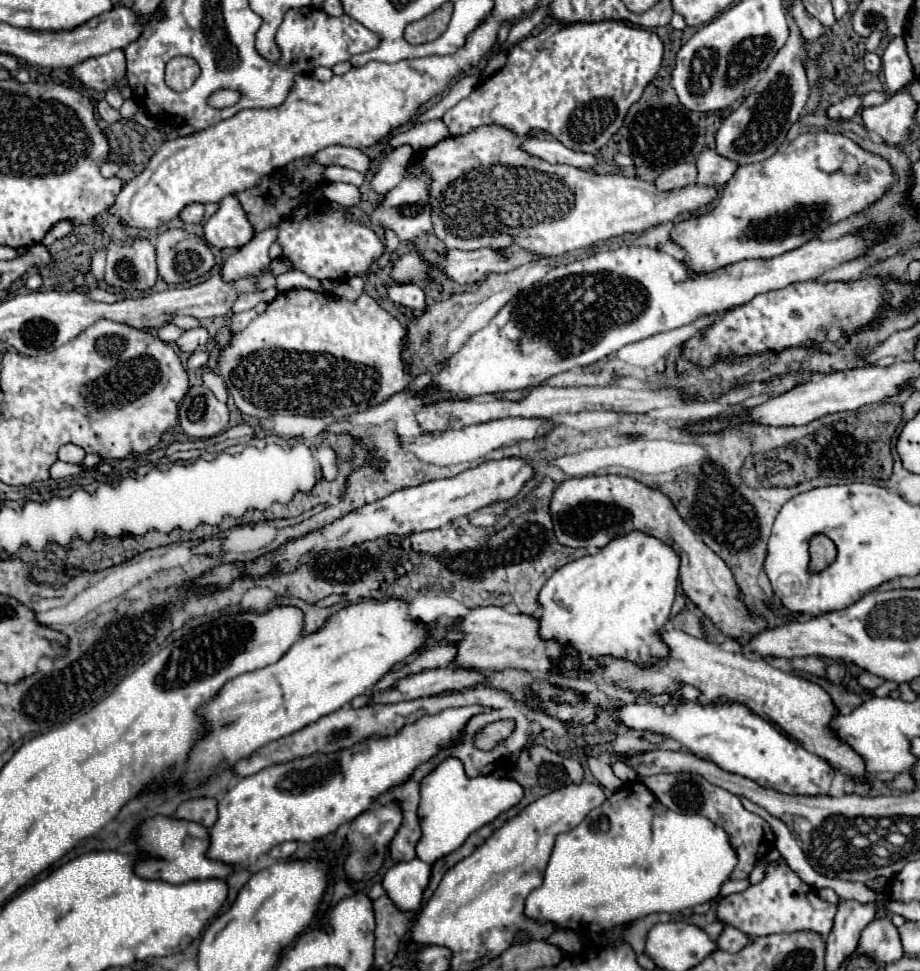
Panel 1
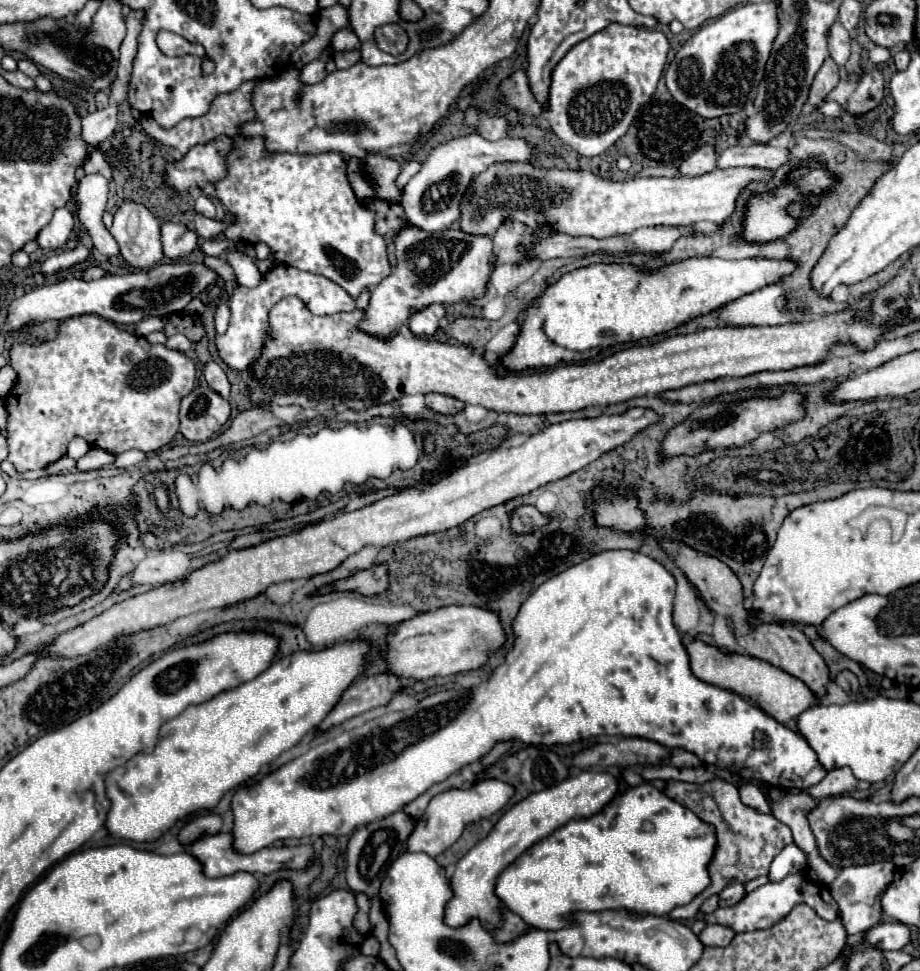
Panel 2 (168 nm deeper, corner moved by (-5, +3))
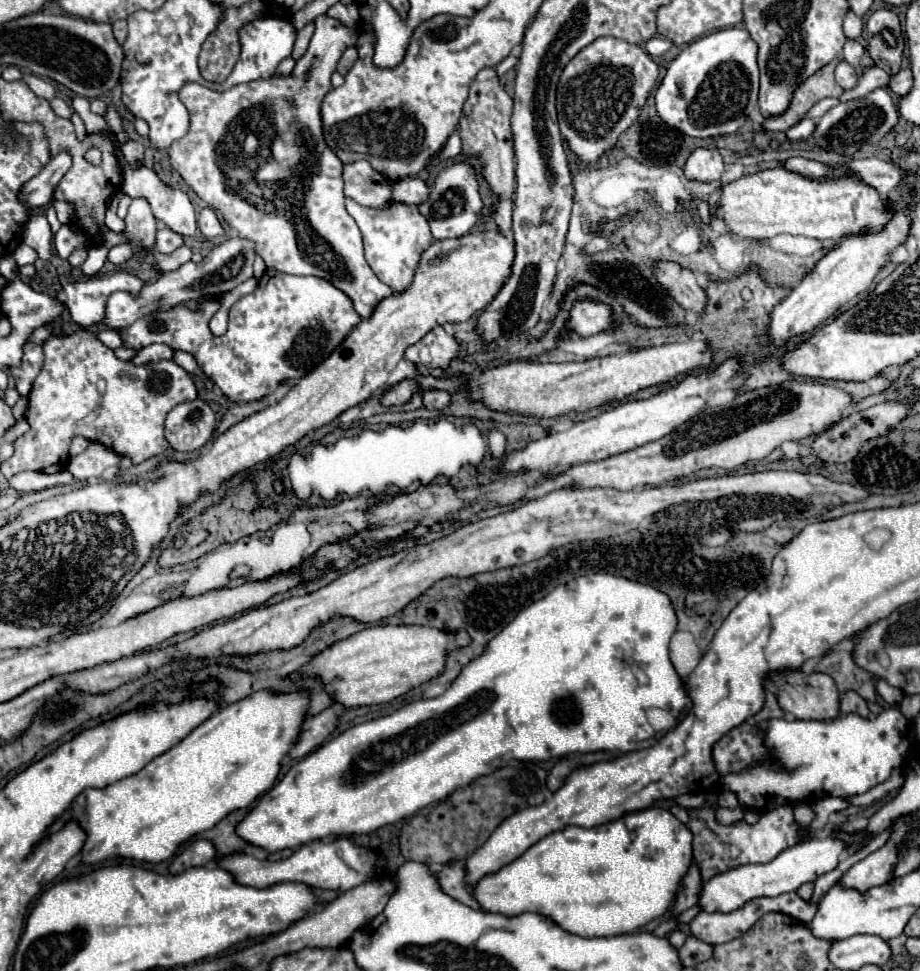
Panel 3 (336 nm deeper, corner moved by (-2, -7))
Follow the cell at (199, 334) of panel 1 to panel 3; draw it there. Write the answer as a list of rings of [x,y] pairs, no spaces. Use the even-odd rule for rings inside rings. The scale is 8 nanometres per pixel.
[[[152,344],[152,346],[142,348],[142,350],[132,358],[132,362],[134,362],[134,364],[148,364],[148,362],[172,360],[172,358],[174,358],[174,350],[172,350],[170,346],[164,346],[164,344]]]

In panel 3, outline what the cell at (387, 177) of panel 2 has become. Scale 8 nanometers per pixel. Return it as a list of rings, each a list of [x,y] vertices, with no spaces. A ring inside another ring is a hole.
[[[400,178],[392,184],[392,202],[420,204],[428,198],[428,186],[420,178]]]

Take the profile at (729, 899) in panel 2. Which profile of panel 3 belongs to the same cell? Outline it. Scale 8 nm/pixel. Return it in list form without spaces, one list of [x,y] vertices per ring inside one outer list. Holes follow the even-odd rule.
[[[824,838],[824,840],[806,840],[800,842],[784,852],[780,852],[772,862],[768,864],[748,864],[738,866],[734,870],[728,870],[724,874],[718,874],[710,878],[706,884],[702,884],[700,900],[698,904],[706,912],[732,912],[740,908],[744,902],[758,898],[758,896],[780,896],[786,892],[796,892],[802,884],[814,882],[818,876],[832,872],[838,866],[838,856],[844,850],[844,842],[838,838]]]

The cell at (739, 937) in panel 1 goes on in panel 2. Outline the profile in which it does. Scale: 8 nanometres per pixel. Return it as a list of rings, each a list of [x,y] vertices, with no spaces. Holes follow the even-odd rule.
[[[707,924],[703,932],[697,936],[703,946],[727,946],[733,940],[735,932],[731,928],[723,928],[719,924]]]

